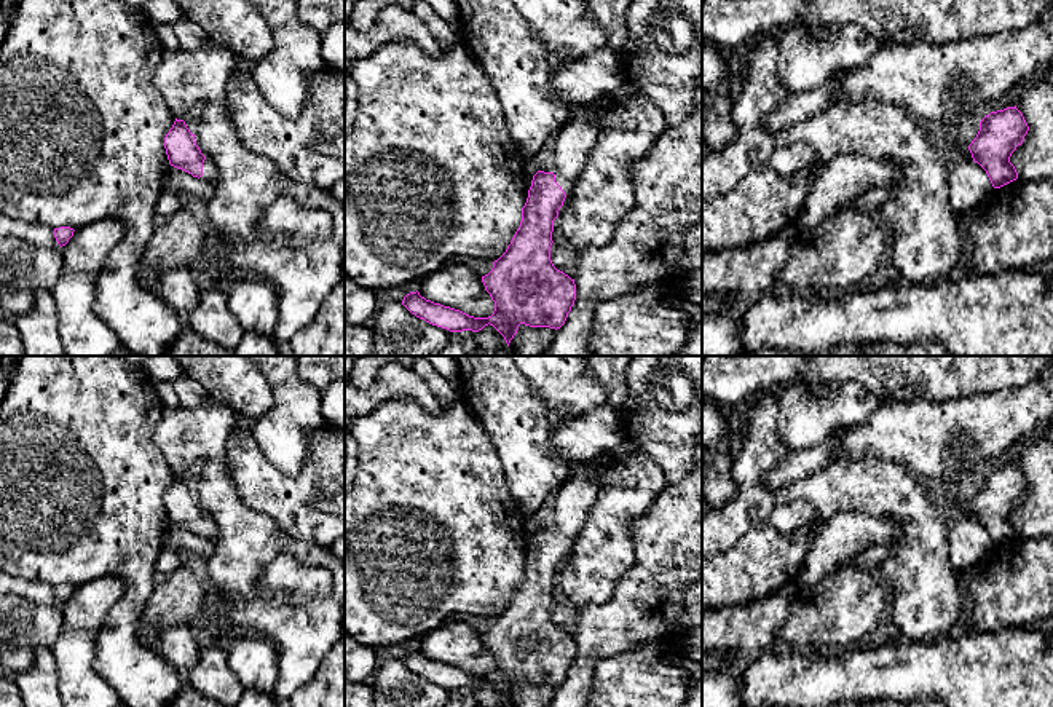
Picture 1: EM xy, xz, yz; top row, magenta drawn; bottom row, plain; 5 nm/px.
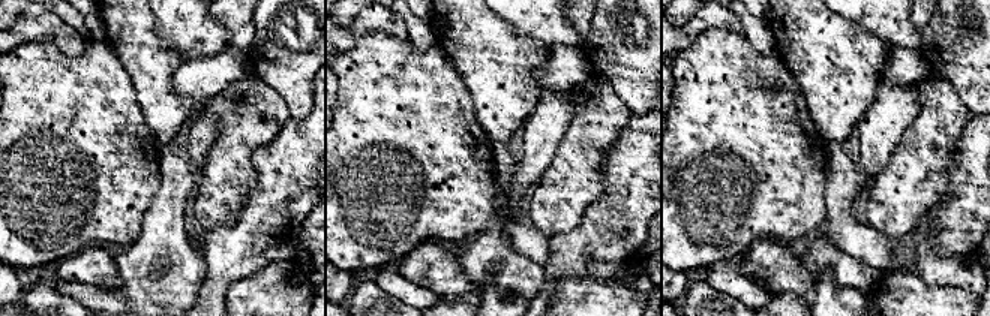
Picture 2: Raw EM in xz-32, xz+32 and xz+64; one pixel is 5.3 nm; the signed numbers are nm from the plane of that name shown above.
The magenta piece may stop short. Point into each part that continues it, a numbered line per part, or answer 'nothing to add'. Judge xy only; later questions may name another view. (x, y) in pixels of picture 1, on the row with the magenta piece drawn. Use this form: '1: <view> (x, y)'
1: xy (209, 169)

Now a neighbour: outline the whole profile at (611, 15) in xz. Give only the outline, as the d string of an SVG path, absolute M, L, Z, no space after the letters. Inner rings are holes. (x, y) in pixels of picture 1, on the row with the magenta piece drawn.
M587 0L587 13L606 35L608 49L619 53L627 40L627 14L633 0Z

